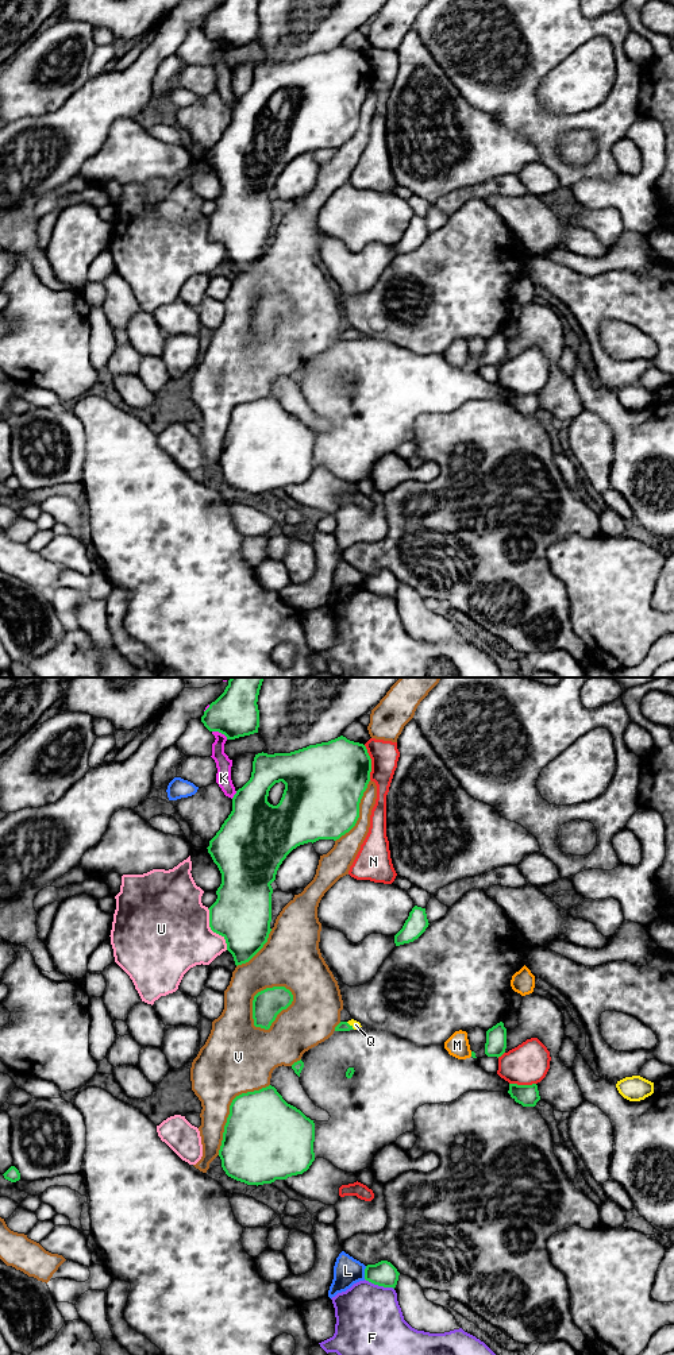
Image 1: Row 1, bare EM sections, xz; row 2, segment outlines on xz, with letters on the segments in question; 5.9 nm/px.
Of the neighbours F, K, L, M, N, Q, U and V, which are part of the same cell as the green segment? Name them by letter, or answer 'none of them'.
Q

